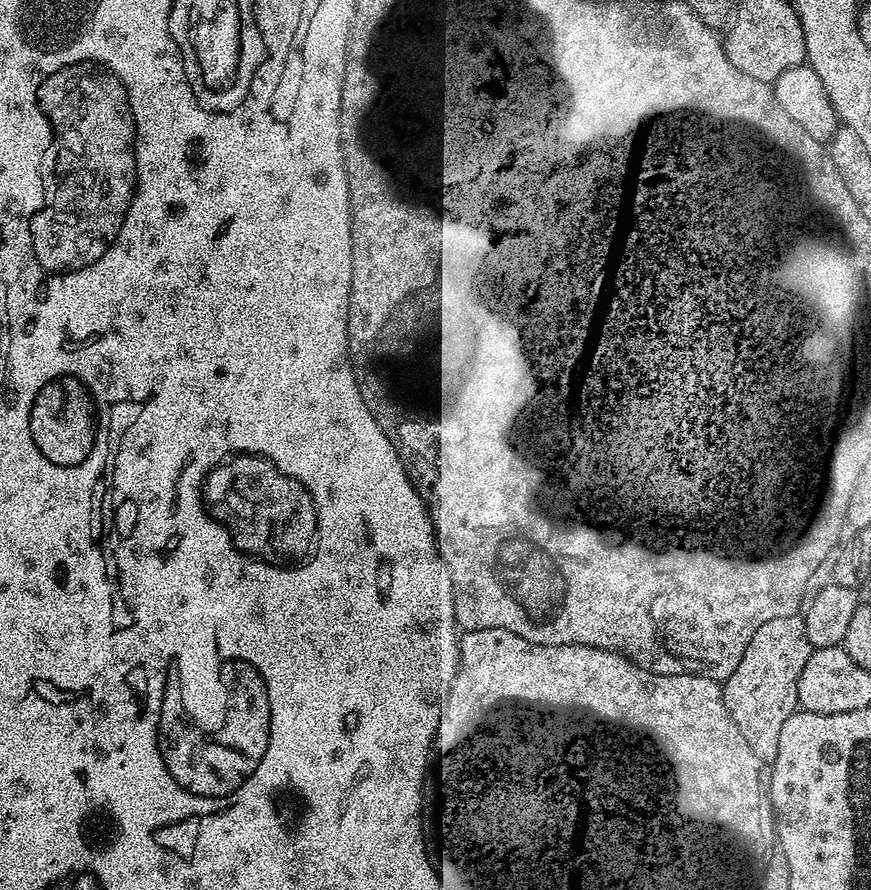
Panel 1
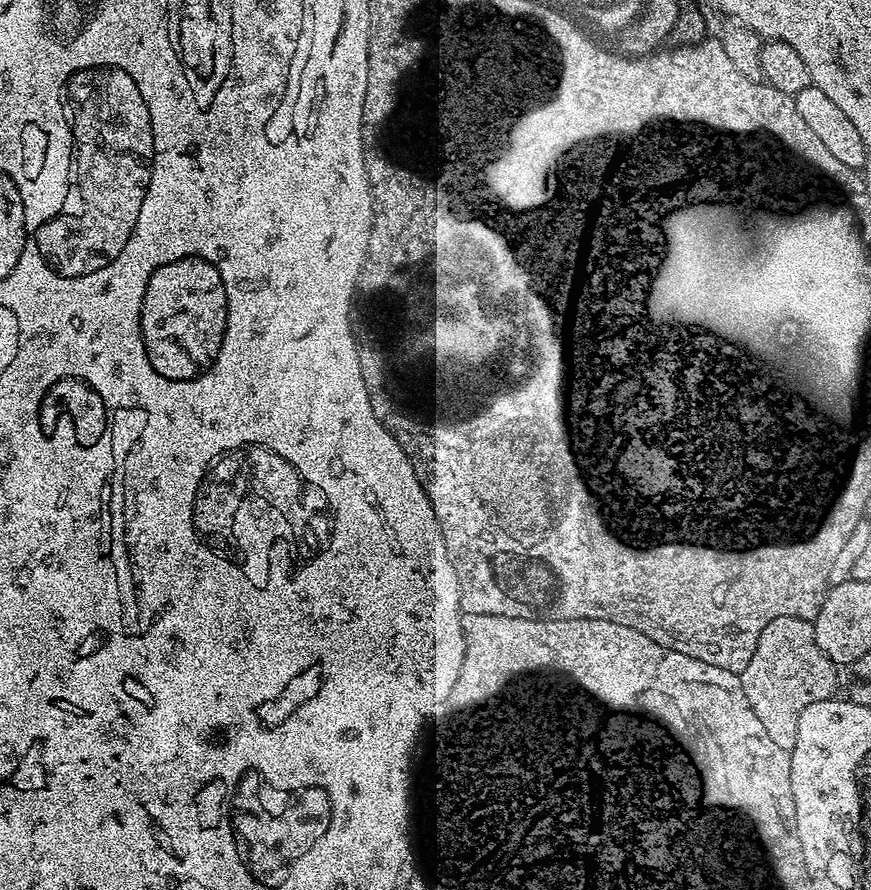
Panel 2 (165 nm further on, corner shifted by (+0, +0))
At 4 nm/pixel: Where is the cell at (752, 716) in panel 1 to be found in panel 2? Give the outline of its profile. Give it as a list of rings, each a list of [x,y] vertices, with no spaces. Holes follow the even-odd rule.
[[[783,616],[774,618],[774,622],[764,627],[758,646],[754,646],[754,658],[750,658],[746,670],[738,675],[746,702],[750,702],[750,710],[754,710],[766,734],[780,748],[790,750],[796,741],[802,710],[806,710],[806,706],[814,706],[814,702],[830,700],[837,695],[836,672],[837,665],[818,650],[812,621]]]

